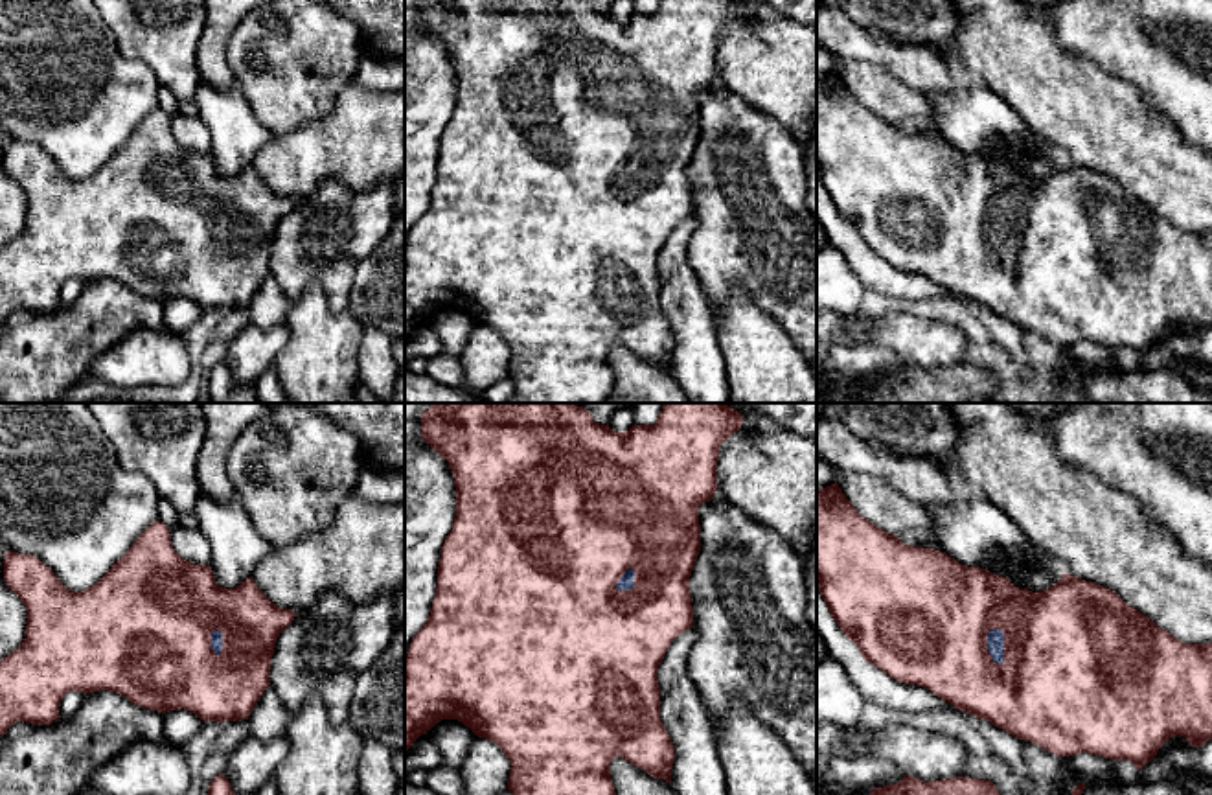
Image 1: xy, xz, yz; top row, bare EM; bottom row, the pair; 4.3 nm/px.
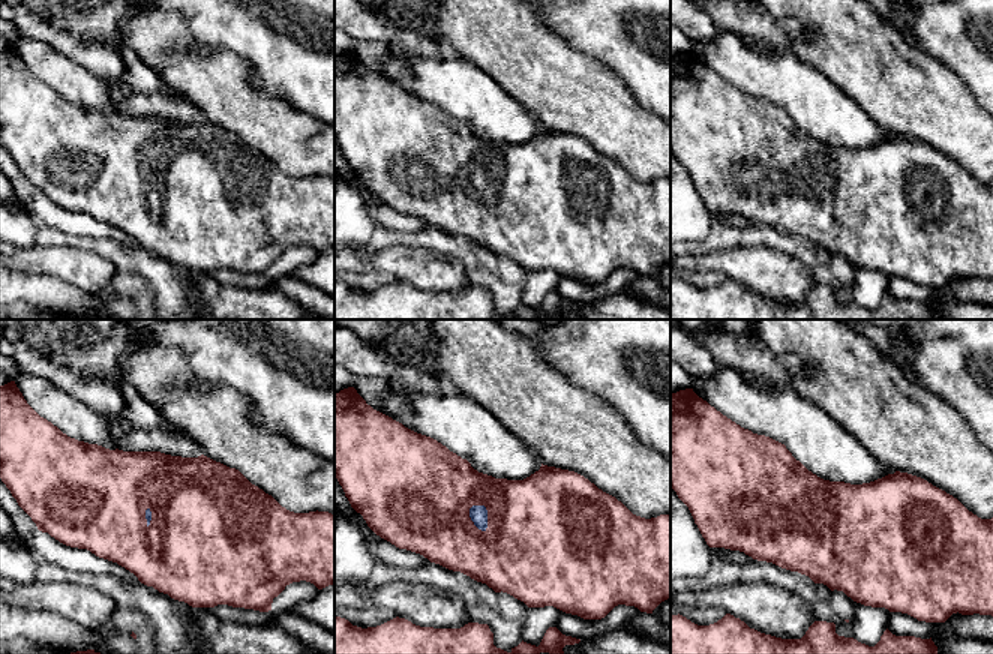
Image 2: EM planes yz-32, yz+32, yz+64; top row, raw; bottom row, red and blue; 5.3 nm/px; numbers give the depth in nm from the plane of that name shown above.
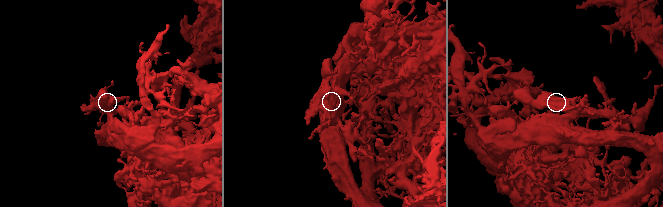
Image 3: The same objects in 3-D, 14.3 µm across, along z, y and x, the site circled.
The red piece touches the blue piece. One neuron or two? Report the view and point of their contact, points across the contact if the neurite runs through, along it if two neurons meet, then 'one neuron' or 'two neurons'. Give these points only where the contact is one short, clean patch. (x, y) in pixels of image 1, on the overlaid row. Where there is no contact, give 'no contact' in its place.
contact yz (1005, 645); way yz (1062, 646), (1005, 645), (995, 639); one neuron

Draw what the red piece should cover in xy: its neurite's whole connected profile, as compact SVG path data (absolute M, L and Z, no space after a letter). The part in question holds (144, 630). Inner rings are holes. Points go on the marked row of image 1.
M153 523L90 589L66 589L29 554L6 552L4 580L28 609L26 639L0 661L0 736L17 721L51 725L68 692L109 690L156 710L189 710L206 721L248 720L270 686L280 633L296 616L278 607L246 578L235 589L217 585L210 565L182 559L169 528Z

